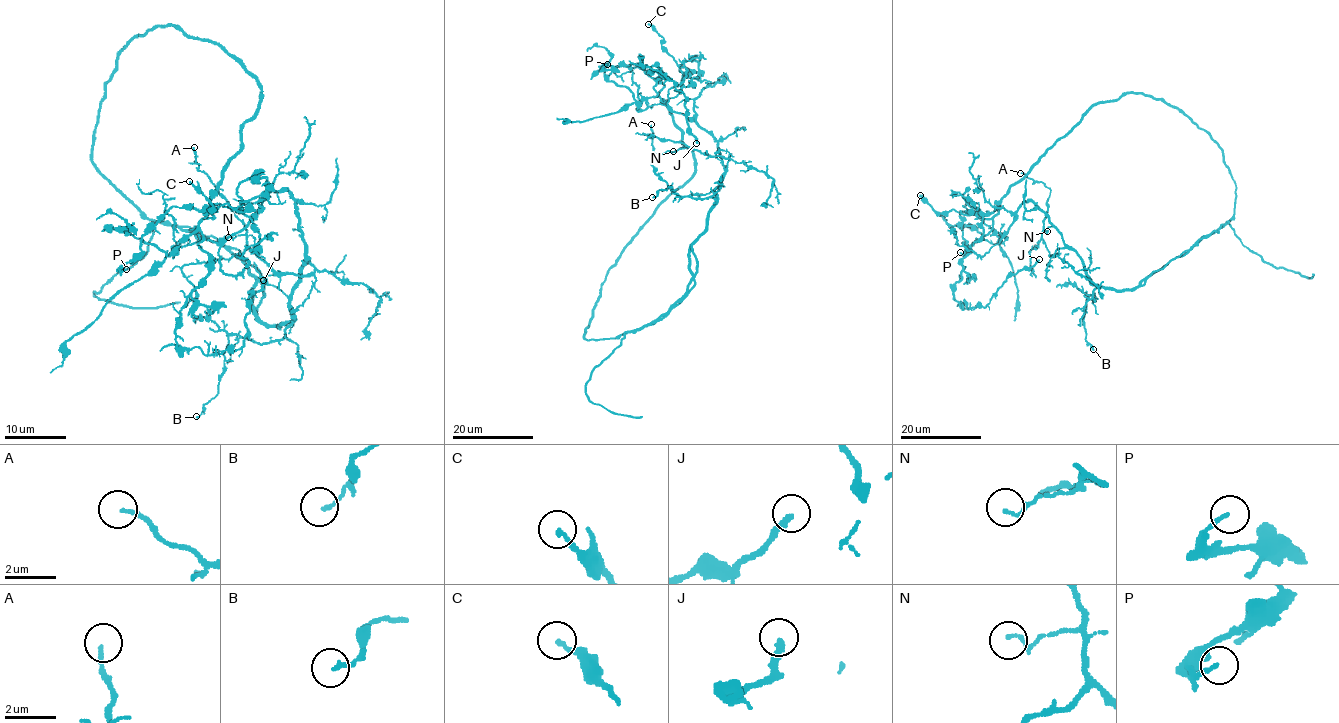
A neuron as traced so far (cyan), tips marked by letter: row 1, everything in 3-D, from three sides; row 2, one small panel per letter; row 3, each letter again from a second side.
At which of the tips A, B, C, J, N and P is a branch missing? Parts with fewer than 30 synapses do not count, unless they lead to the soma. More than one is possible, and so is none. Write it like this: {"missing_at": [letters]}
{"missing_at": []}

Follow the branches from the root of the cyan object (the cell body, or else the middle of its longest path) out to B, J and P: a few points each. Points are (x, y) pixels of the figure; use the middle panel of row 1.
B: (722, 175), (715, 189), (716, 200), (678, 196), (669, 187), (652, 197)
J: (722, 175), (710, 134), (665, 105), (647, 104), (657, 94), (660, 70), (639, 57), (683, 93), (696, 143)
P: (722, 175), (718, 142), (710, 134), (665, 105), (647, 104), (661, 83), (634, 64), (604, 69), (607, 64)

